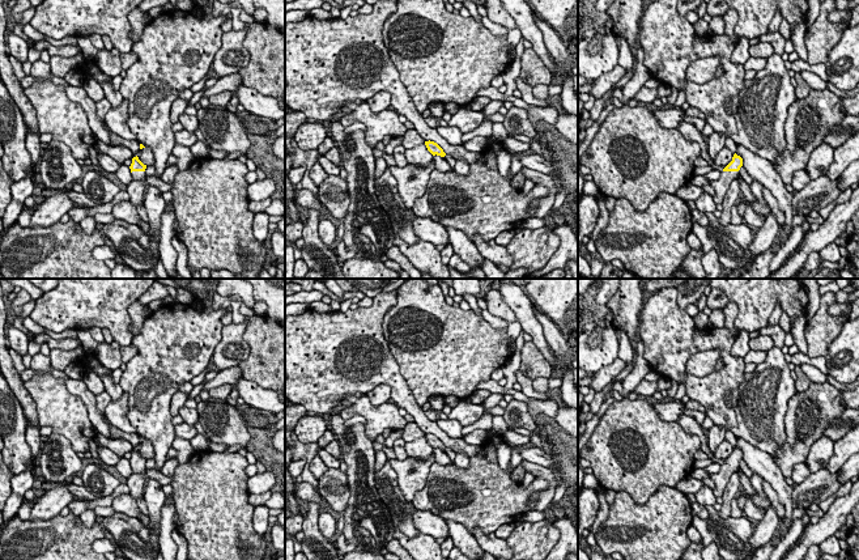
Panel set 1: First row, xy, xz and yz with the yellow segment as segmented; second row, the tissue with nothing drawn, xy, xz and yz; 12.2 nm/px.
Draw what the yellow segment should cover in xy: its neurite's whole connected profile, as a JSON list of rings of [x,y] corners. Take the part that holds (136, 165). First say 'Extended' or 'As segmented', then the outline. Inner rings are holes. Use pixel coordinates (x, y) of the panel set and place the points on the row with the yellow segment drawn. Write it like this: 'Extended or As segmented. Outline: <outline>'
Extended. Outline: [[[137,156],[132,158],[129,169],[132,181],[144,181],[146,178],[145,173],[146,165],[144,165]]]

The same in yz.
Extended. Outline: [[[735,153],[732,161],[720,171],[720,178],[718,181],[711,182],[711,186],[715,191],[714,196],[715,204],[723,204],[723,199],[732,181],[739,174],[741,166],[743,166],[743,158]]]

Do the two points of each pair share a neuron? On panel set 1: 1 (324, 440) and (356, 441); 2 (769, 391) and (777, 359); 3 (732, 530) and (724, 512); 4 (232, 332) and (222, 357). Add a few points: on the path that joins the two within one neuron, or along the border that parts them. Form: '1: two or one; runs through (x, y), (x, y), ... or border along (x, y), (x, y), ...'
1: two; border along (330, 427), (335, 438)
2: one; runs through (770, 384), (775, 367)
3: two; border along (718, 512), (723, 518), (730, 517)
4: one; runs through (232, 339), (221, 351)

